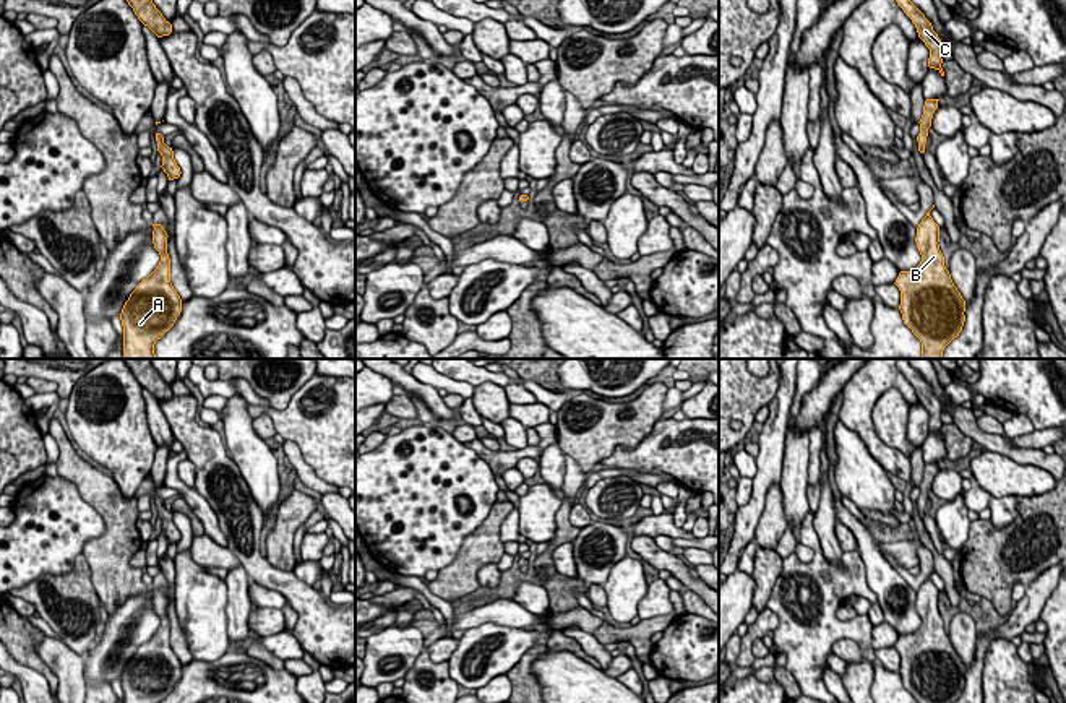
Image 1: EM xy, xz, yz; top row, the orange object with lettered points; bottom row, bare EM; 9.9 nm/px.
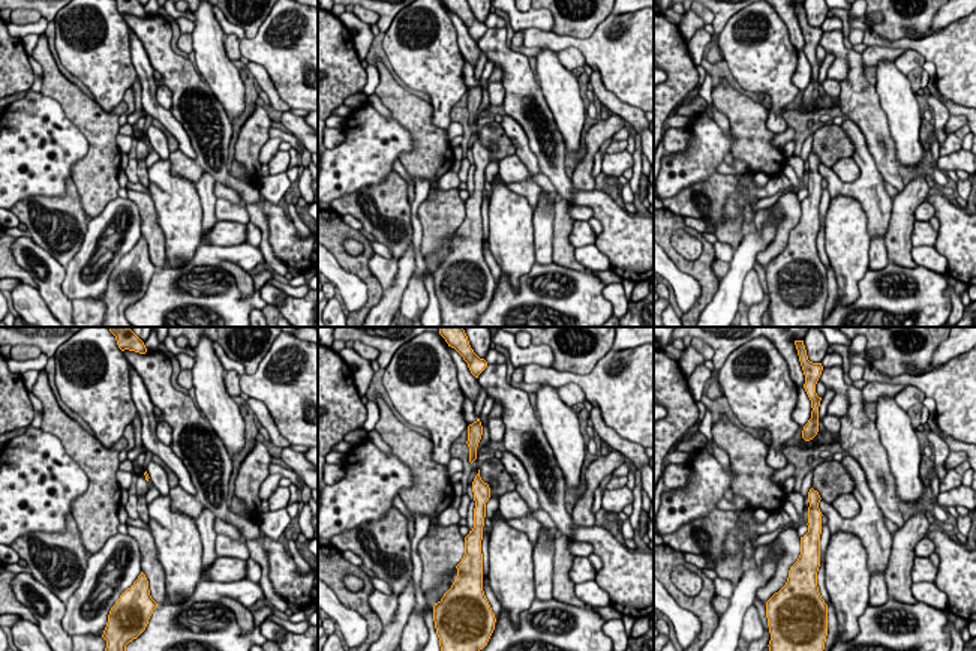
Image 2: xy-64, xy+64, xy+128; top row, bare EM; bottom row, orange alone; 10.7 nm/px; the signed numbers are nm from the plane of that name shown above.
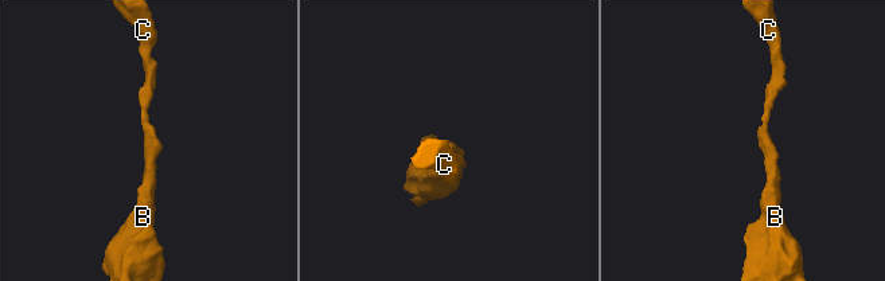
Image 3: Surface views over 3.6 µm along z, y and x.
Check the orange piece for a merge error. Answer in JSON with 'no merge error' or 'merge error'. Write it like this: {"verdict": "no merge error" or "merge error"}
{"verdict": "no merge error"}

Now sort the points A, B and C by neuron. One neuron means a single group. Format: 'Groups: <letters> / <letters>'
Groups: A B C

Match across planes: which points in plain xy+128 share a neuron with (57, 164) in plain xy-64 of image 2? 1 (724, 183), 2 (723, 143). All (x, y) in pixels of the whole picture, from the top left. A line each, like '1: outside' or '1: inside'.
1: outside
2: inside

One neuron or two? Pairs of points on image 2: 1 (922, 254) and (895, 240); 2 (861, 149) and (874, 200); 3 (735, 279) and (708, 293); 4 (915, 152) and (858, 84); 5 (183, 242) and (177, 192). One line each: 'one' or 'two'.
1: two
2: one
3: two
4: two
5: one

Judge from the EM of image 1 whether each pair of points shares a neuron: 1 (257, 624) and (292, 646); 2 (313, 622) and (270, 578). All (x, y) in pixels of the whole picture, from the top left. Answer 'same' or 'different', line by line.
1: same
2: same

